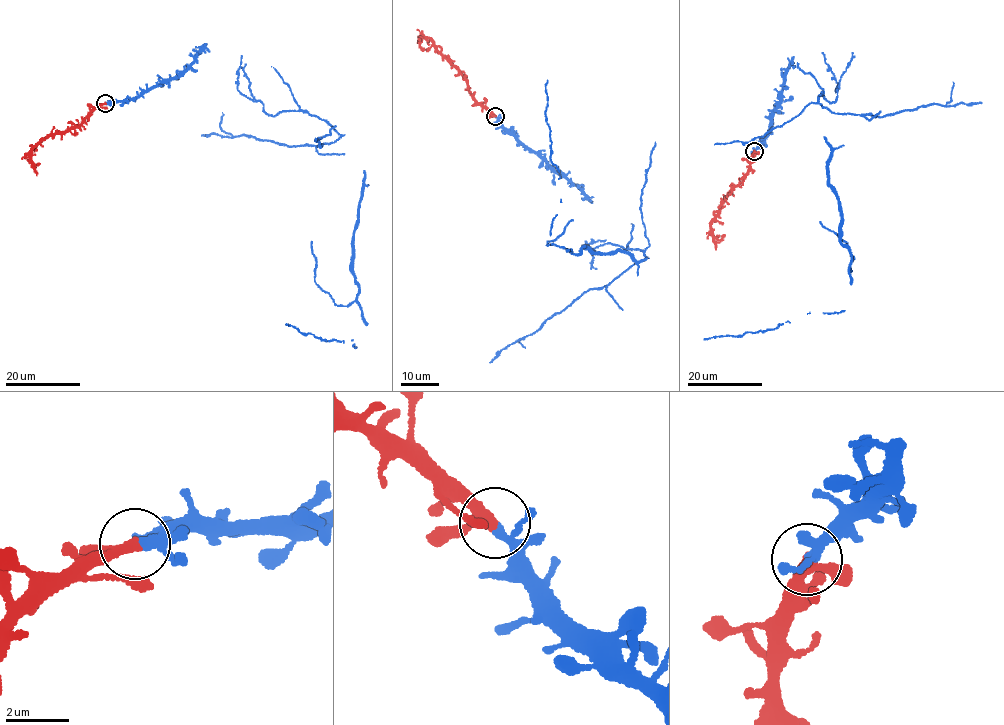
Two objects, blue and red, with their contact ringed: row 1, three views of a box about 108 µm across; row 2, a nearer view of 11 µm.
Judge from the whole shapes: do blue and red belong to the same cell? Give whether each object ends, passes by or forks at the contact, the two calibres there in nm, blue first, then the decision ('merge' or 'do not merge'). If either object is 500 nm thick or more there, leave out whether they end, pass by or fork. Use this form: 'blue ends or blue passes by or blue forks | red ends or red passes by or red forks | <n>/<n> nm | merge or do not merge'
blue passes by | red passes by | 200/280 nm | merge

